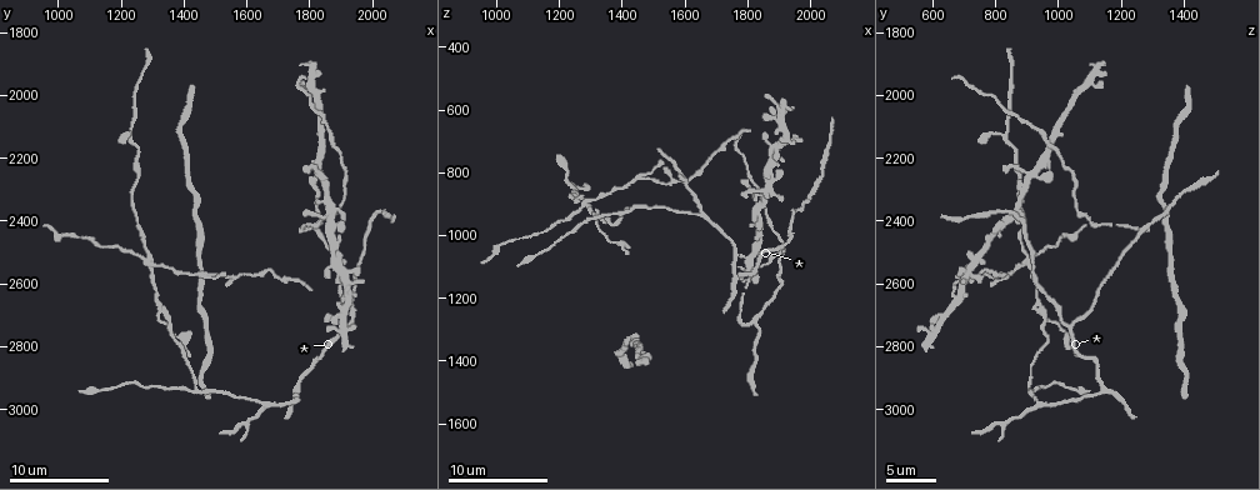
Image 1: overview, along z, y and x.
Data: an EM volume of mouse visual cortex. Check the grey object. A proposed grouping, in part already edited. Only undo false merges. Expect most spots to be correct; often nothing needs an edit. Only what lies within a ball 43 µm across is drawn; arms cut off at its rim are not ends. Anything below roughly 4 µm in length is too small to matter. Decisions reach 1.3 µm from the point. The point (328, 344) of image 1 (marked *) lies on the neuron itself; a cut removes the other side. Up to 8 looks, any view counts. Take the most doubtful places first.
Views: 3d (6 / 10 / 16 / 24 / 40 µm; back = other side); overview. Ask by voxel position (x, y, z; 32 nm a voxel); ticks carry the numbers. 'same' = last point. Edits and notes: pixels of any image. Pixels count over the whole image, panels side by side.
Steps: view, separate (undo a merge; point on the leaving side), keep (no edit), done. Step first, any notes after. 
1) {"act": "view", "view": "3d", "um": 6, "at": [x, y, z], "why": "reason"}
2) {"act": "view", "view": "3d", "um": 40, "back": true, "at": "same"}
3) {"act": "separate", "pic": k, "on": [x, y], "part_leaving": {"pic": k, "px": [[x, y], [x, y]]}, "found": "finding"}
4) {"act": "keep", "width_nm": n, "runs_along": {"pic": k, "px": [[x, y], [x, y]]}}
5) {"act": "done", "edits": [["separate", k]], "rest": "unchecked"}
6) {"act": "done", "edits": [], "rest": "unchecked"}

{"act": "view", "view": "3d", "um": 16, "at": [1280, 2510, 910], "why": "four-way junction"}

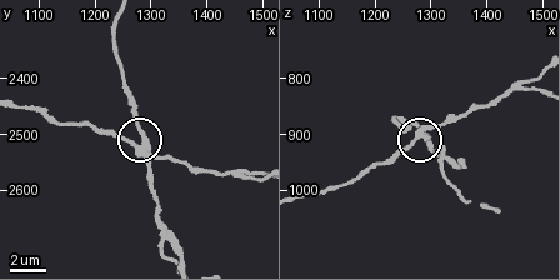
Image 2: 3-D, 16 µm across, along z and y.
{"act": "separate", "pic": 2, "on": [124, 139], "side_arm_um": 13, "part_leaving": {"pic": 2, "px": [[143, 148], [216, 173], [258, 173]]}, "found": "a second neuron is stuck on"}

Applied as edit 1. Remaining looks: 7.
{"act": "view", "view": "overview"}

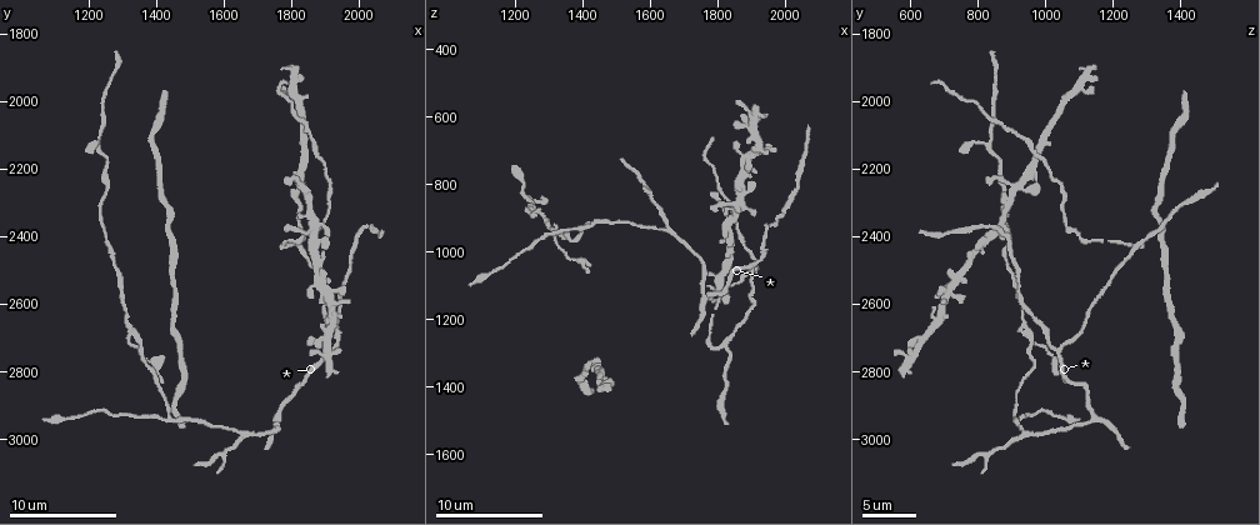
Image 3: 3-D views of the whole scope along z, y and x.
{"act": "view", "view": "3d", "um": 16, "at": [1430, 2930, 900], "why": "three arms meet"}

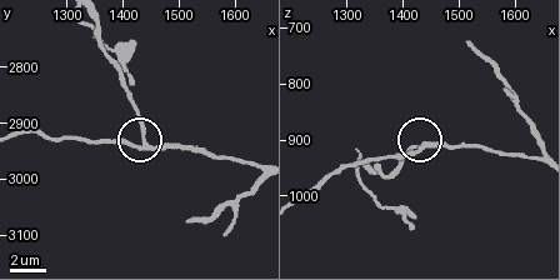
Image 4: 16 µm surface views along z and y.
{"act": "keep", "arms": 3, "runs_along": {"pic": 4, "px": [[538, 160], [475, 145], [423, 144], [369, 161]]}, "found": "continuous, no second neuron"}

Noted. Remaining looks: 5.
{"act": "view", "view": "3d", "um": 10, "at": [1330, 2690, 930], "why": "thin arm on a thick one"}

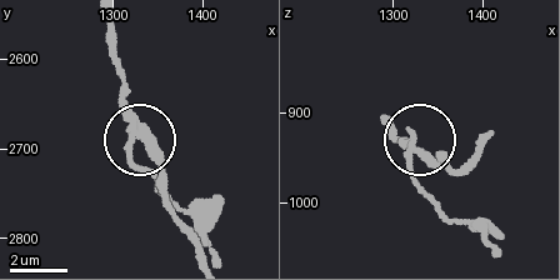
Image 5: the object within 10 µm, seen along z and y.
{"act": "view", "view": "3d", "um": 6, "at": [1325, 2680, 940], "why": "closer look"}

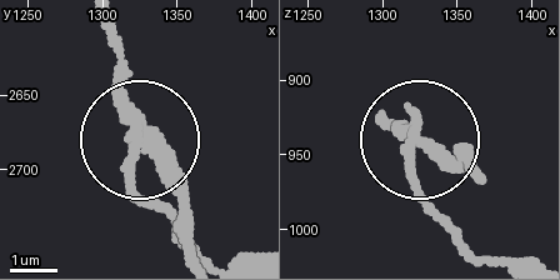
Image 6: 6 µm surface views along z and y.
{"act": "separate", "pic": 6, "on": [126, 175], "found": "a second neuron is stuck on"}

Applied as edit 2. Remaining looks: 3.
{"act": "view", "view": "overview"}

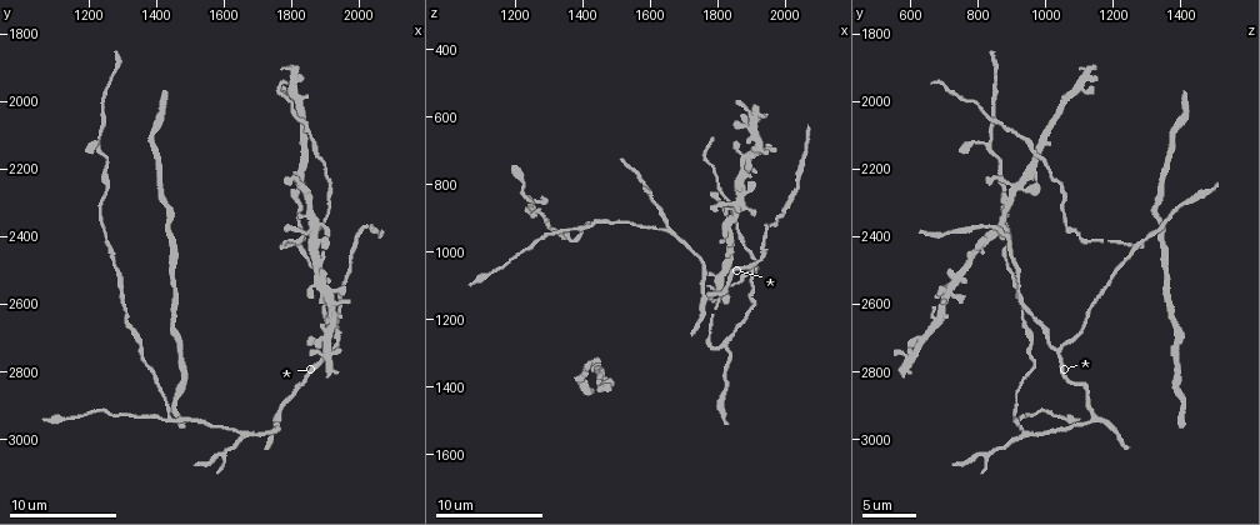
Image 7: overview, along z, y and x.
{"act": "view", "view": "3d", "um": 10, "at": [1910, 2730, 1040], "why": "two arms in line, one across"}

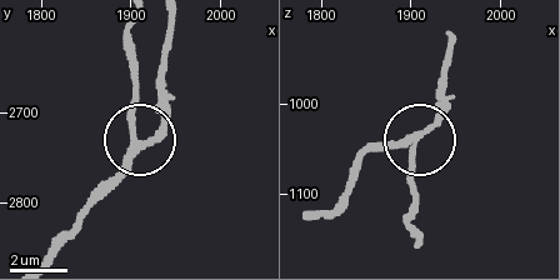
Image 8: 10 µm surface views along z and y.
{"act": "keep", "arms": 3, "runs_along": {"pic": 8, "px": [[95, 194], [155, 133], [169, 99]]}, "found": "all the same neuron"}

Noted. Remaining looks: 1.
{"act": "done", "edits": [["separate", 2], ["separate", 6]], "rest": "unchecked"}

